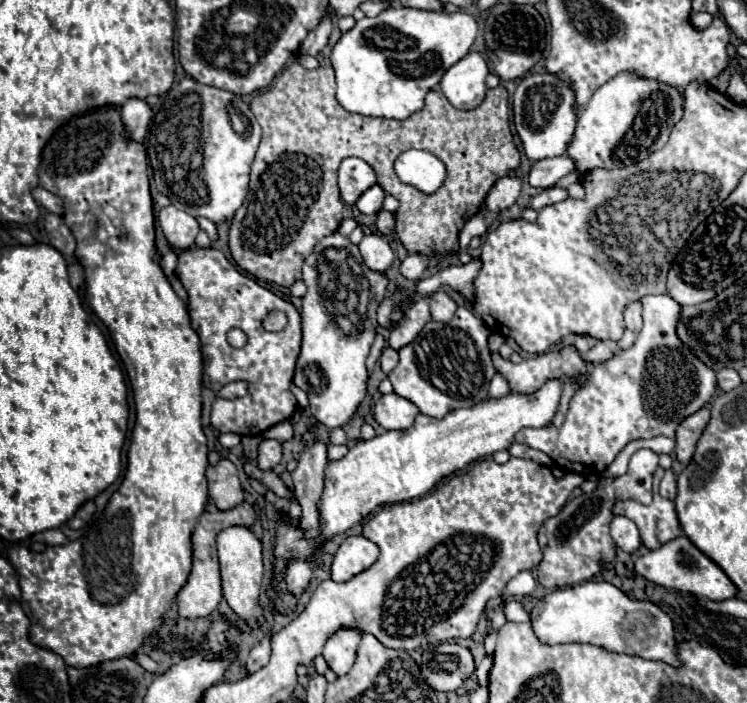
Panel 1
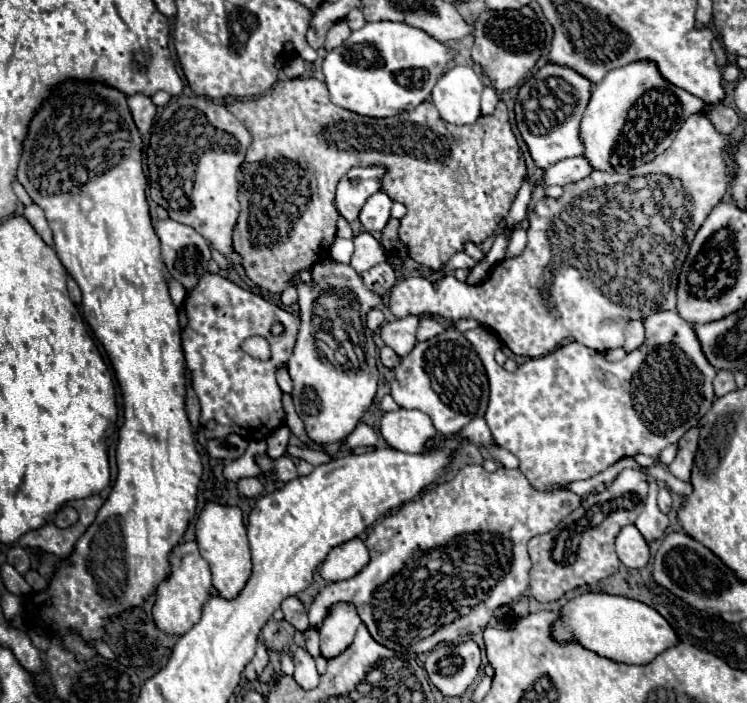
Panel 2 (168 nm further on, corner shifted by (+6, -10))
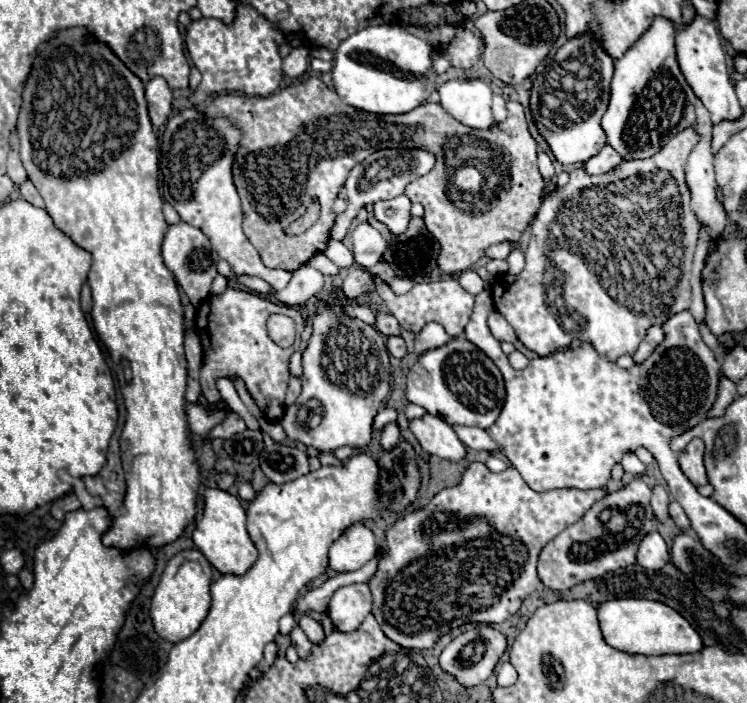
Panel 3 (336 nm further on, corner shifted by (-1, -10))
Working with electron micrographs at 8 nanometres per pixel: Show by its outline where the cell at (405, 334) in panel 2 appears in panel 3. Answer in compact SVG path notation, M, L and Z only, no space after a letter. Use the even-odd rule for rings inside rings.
M378 314L376 316L376 328L384 334L384 336L400 336L402 328L398 324L398 320L390 314Z

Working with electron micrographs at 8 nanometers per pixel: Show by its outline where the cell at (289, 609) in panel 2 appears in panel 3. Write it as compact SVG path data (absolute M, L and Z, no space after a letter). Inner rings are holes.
M302 614L300 620L298 620L298 624L300 624L300 628L304 630L304 634L306 634L312 642L320 642L320 640L324 638L322 626L320 626L316 620L312 620L308 614Z

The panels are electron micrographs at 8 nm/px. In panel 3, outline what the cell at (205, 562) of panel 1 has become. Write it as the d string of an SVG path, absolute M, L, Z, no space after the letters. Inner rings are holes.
M196 548L178 552L166 564L150 606L150 618L154 622L154 628L164 640L176 644L188 638L192 632L196 632L196 628L202 624L212 604L210 584L212 584L212 566L206 560L206 556Z

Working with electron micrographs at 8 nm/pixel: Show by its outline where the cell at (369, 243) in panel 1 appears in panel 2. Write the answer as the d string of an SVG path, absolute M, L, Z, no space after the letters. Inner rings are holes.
M361 232L353 238L353 242L355 242L355 252L351 258L351 266L355 272L361 274L361 272L365 272L385 260L385 252L373 234Z

